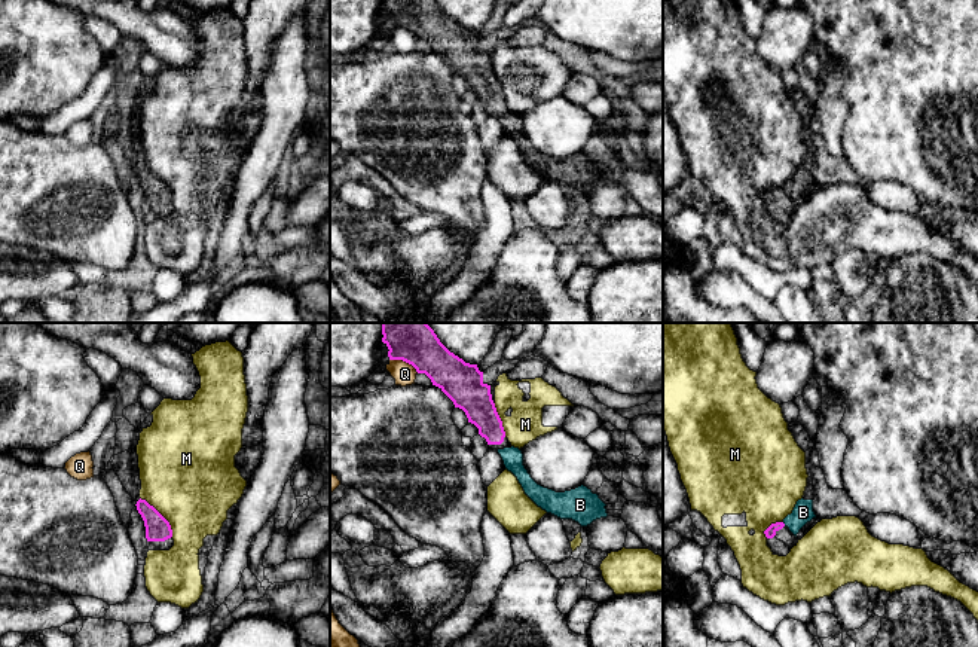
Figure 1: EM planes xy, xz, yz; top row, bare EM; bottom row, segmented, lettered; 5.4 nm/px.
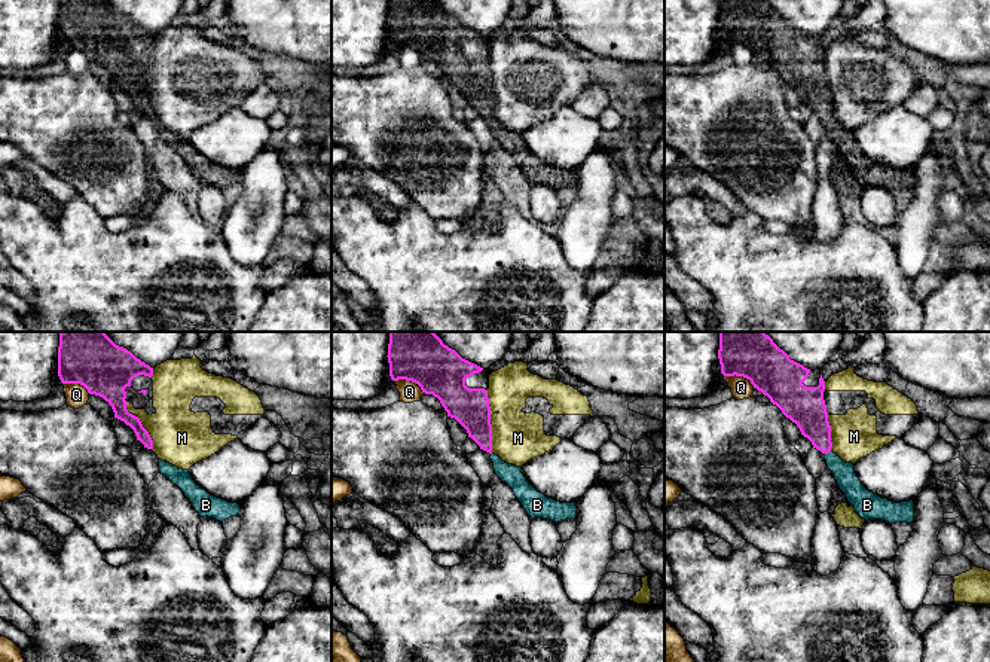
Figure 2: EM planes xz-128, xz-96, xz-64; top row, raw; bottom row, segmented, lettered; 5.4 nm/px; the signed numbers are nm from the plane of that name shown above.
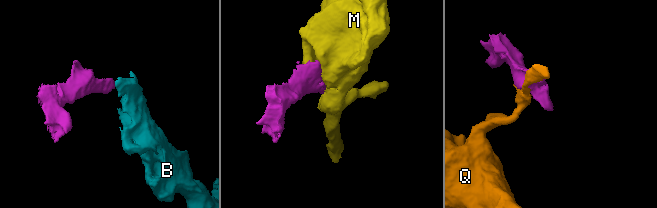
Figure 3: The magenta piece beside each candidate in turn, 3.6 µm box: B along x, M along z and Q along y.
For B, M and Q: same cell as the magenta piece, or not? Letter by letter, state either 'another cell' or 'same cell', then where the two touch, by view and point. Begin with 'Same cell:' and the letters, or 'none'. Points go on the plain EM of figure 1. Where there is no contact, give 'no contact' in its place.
Same cell: B
B: same cell; meets magenta in yz at (784, 191)
M: another cell; meets magenta in xy at (161, 182)
Q: another cell; meets magenta in xz at (405, 27)

